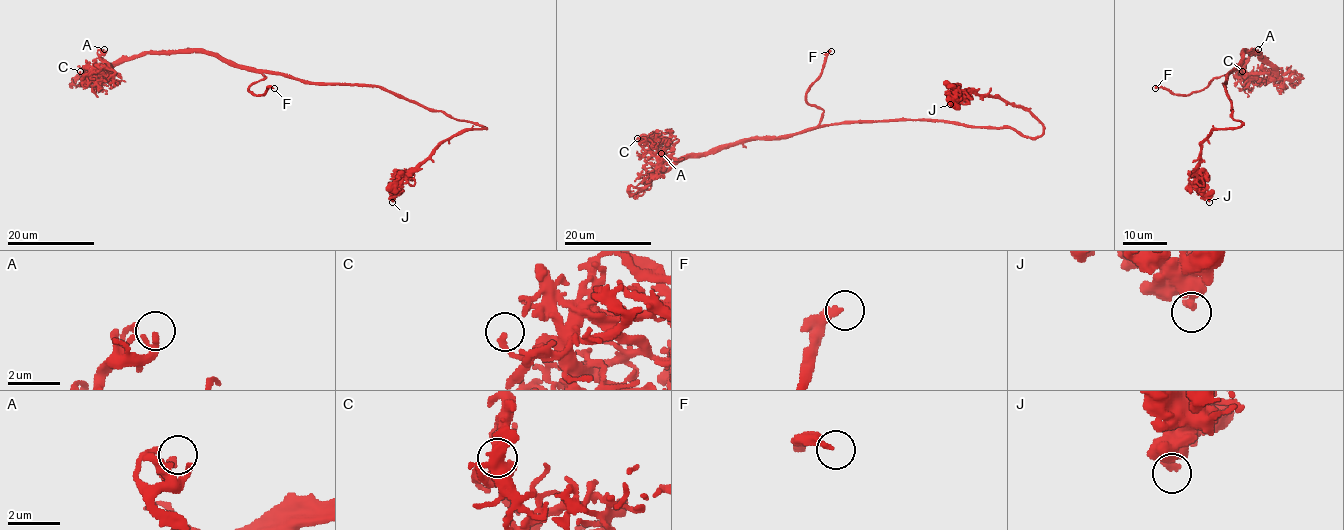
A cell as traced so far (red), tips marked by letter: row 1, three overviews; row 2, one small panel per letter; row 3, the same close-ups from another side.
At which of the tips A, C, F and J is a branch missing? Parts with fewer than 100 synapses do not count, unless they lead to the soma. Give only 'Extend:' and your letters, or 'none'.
Extend: F

